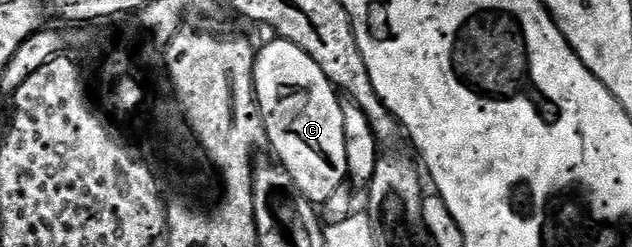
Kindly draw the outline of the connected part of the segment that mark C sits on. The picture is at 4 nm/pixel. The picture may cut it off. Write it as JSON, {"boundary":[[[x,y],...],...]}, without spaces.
{"boundary":[[[272,38],[272,41],[256,53],[254,68],[256,105],[260,107],[260,117],[264,119],[264,135],[267,143],[272,143],[276,151],[275,159],[283,164],[285,170],[294,178],[298,190],[311,204],[317,206],[326,202],[334,190],[345,187],[348,180],[346,170],[346,138],[342,135],[342,106],[337,89],[322,74],[322,66],[306,54],[294,42]]]}

